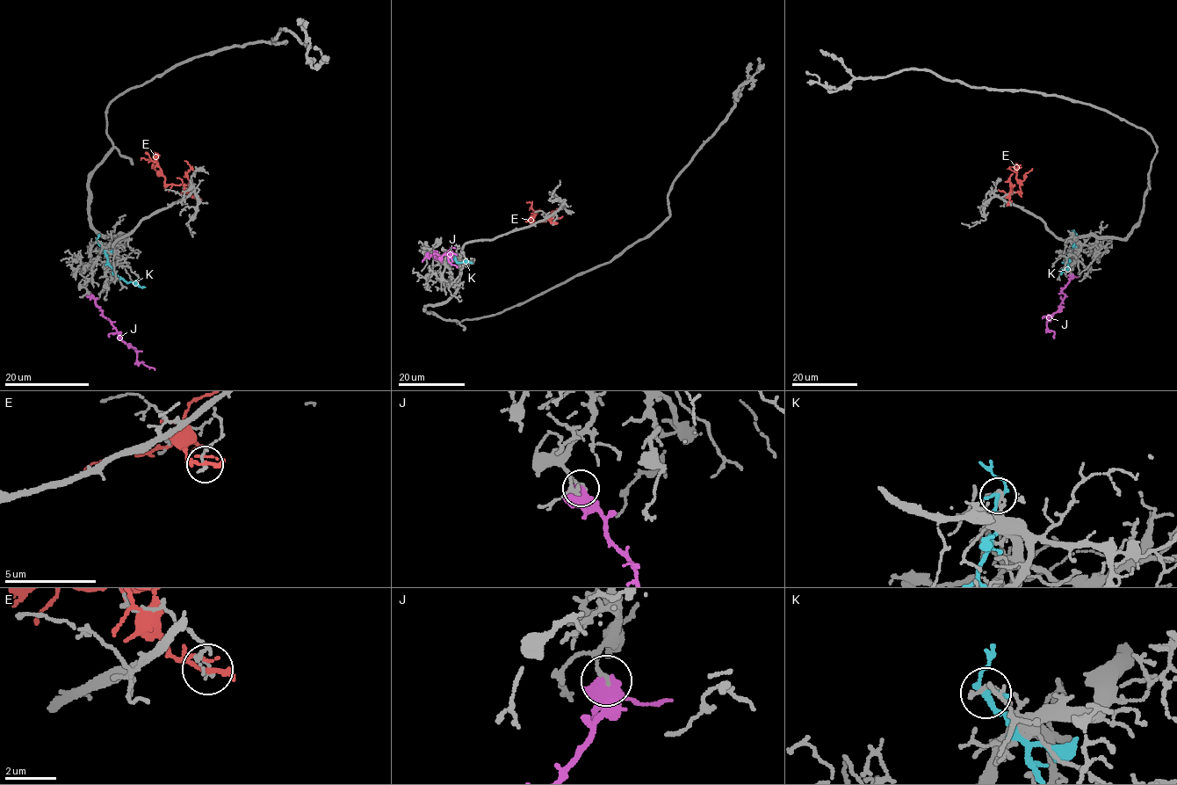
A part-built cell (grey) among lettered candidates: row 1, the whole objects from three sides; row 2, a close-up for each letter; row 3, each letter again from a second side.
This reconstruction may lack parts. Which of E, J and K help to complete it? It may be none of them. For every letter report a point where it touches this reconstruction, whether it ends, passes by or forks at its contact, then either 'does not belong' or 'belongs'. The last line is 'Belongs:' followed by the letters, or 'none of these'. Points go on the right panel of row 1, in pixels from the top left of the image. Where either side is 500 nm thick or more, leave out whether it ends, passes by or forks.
E: contact (1009, 204); it forks; does not belong
J: contact (1071, 274); it forks; does not belong
K: contact (1075, 236); it passes by; does not belong
Belongs: none of these

